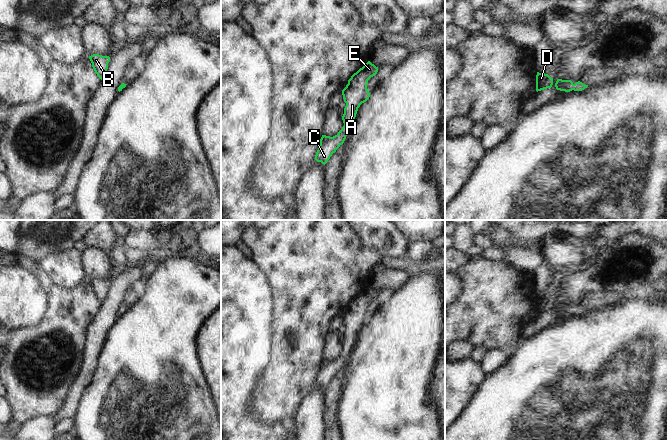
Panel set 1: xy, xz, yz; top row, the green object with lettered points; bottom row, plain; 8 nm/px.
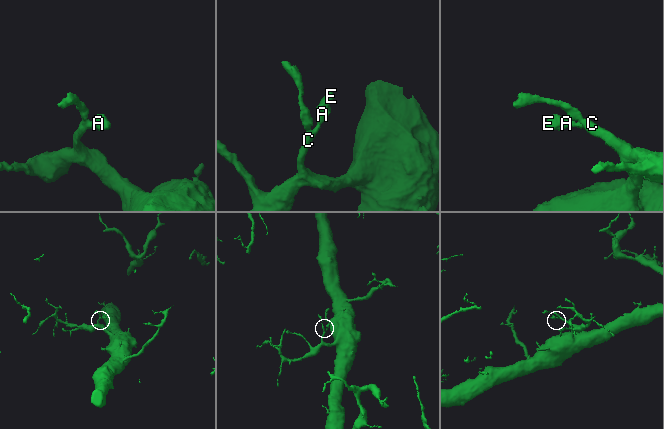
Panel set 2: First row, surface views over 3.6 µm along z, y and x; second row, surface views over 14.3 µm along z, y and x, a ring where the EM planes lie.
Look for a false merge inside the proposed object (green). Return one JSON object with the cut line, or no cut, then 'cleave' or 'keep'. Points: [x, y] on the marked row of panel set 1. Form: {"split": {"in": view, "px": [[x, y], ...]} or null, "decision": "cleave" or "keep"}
{"split": null, "decision": "keep"}

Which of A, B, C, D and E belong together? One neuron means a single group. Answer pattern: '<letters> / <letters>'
A B C D E

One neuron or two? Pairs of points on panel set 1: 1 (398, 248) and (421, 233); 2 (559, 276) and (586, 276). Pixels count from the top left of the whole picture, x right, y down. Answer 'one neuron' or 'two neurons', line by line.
1: two neurons
2: two neurons

